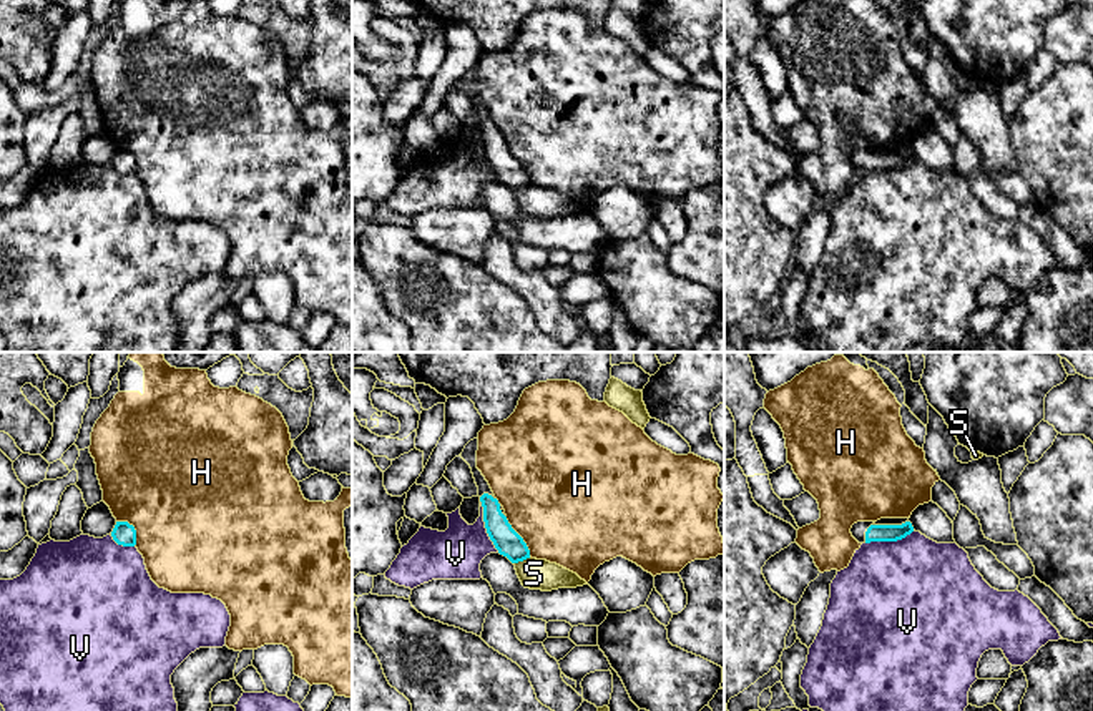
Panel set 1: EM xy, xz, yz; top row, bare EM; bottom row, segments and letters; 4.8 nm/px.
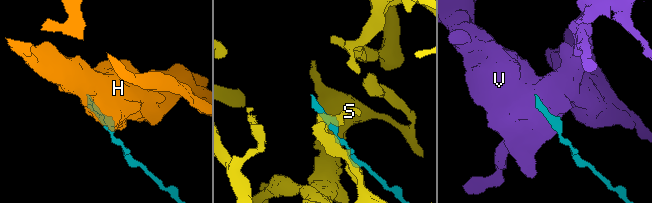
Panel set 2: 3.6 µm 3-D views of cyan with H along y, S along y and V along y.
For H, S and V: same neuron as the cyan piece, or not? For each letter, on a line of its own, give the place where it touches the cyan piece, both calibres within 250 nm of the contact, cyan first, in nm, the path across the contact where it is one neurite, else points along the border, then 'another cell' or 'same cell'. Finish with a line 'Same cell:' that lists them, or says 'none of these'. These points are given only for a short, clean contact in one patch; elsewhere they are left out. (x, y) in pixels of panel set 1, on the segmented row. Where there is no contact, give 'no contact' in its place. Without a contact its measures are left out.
H: contact xz (520, 537); calibres 130 and 500 nm; another cell
S: contact xz (522, 560); calibres 130 and 150 nm; border xz (530, 557), (514, 563); another cell
V: contact xz (485, 527); calibres 130 and 260 nm; another cell
Same cell: none of these

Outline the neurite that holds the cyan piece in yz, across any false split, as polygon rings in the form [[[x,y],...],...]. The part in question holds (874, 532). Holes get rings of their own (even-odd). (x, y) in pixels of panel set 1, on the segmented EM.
[[[857,522],[852,525],[850,533],[859,543],[870,542],[897,542],[914,532],[910,522],[902,525],[875,525],[874,522]]]

